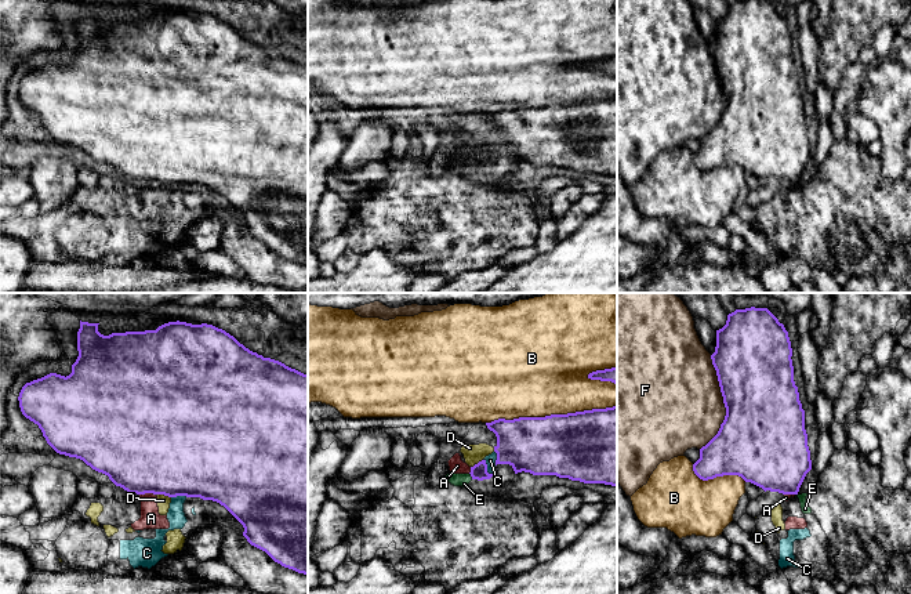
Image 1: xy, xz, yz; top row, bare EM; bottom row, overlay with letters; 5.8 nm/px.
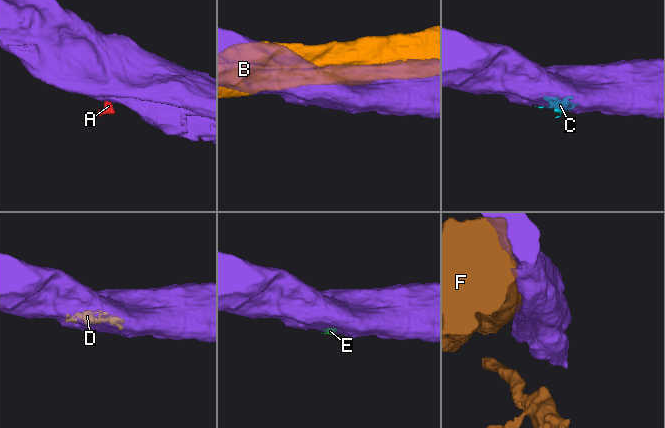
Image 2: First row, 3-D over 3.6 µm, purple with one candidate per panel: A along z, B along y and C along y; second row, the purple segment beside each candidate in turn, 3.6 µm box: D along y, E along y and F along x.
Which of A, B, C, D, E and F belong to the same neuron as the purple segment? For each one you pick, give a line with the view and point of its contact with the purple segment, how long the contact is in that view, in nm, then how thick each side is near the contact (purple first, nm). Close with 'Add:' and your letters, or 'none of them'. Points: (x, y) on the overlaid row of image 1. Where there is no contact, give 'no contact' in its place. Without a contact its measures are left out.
Add: none of them

